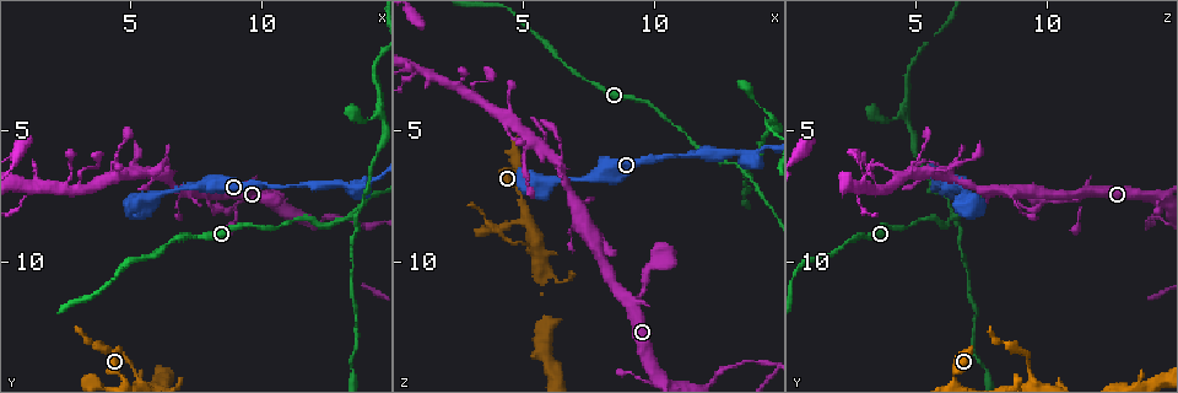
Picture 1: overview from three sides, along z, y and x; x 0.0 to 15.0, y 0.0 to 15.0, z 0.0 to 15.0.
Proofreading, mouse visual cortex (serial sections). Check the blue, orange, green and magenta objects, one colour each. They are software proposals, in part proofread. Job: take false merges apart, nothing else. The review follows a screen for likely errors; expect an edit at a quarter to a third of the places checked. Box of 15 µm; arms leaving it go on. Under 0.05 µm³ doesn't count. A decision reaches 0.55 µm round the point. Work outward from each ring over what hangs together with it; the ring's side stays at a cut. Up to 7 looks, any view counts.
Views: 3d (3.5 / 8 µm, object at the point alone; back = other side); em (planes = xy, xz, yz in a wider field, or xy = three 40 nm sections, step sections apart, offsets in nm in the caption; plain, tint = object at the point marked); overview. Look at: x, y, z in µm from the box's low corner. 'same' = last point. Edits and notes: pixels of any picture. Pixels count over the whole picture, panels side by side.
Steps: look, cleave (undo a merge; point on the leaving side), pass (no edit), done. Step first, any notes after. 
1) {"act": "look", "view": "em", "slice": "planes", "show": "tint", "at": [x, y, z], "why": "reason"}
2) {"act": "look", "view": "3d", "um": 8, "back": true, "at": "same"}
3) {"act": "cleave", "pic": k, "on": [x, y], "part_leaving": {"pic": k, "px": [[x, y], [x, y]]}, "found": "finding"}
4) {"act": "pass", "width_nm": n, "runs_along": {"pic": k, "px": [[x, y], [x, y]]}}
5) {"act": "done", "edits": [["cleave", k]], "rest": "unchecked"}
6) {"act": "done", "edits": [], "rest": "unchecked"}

{"act": "look", "view": "3d", "um": 3.5, "at": [5.3, 6.5, 5.4], "why": "thick turns thin"}

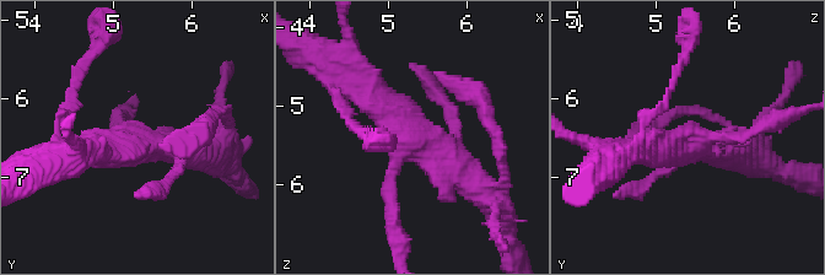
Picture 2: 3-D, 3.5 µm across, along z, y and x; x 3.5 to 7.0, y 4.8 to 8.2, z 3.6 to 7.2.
{"act": "look", "view": "em", "slice": "xy", "step": 2, "show": "tint", "at": [5.30, 6.65, 5.40]}

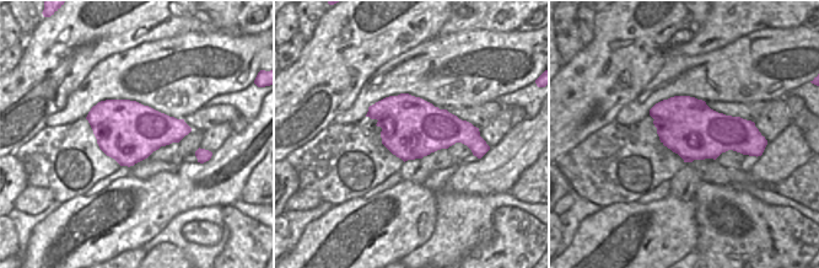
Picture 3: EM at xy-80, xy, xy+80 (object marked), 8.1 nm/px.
{"act": "pass", "runs_along": {"pic": 2, "px": [[484, 192], [409, 133], [360, 79]]}, "found": "all the same cell"}

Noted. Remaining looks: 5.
{"act": "look", "view": "3d", "um": 3.5, "at": [5.2, 14.3, 9.3], "why": "three-way junction"}

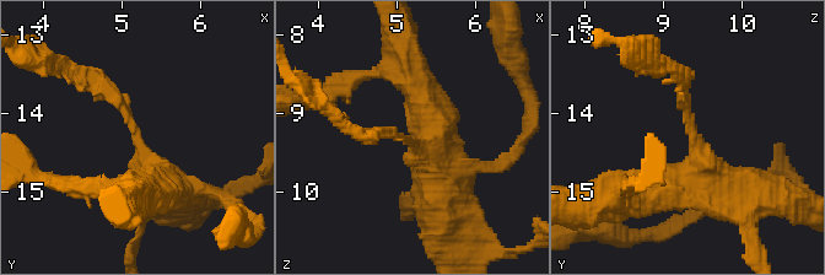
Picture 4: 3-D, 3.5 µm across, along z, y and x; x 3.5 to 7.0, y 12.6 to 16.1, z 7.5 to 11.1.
{"act": "look", "view": "em", "slice": "planes", "show": "tint", "at": [5.20, 14.35, 9.35], "why": "now the EM"}

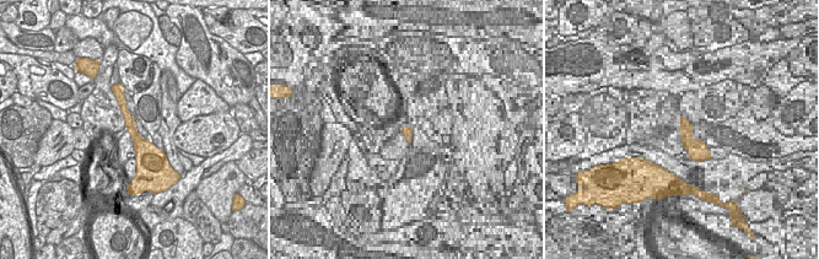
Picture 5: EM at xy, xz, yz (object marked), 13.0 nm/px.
{"act": "look", "view": "em", "slice": "xy", "step": 1, "show": "tint", "at": "same", "why": "cut it another way"}

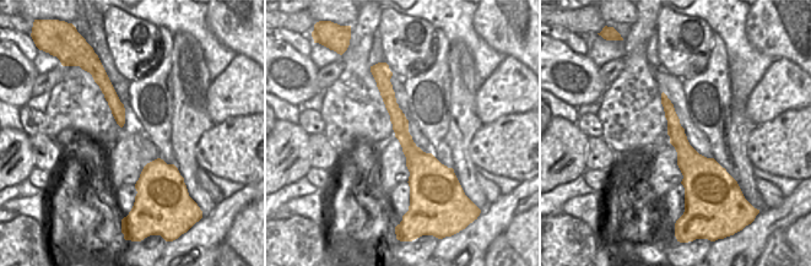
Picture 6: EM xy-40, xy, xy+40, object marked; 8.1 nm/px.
{"act": "cleave", "pic": 4, "on": [116, 100], "width_nm": 200, "part_leaving": {"pic": 4, "px": [[134, 131], [112, 93], [54, 60]]}, "found": "two cells meet here"}

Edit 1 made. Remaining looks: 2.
{"act": "look", "view": "overview"}

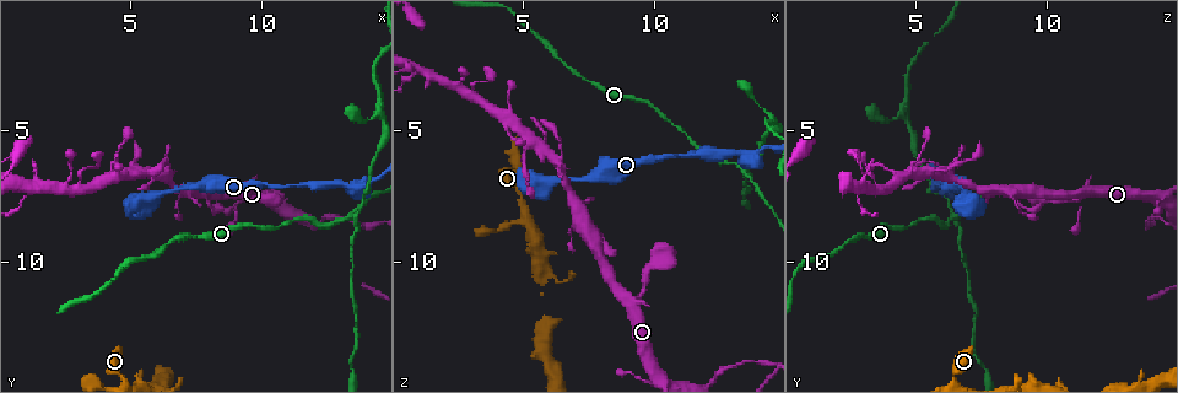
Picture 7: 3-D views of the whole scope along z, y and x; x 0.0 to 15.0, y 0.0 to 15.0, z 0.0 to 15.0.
{"act": "look", "view": "3d", "um": 3.5, "at": [4.9, 8.0, 7.0], "why": "abrupt turn"}

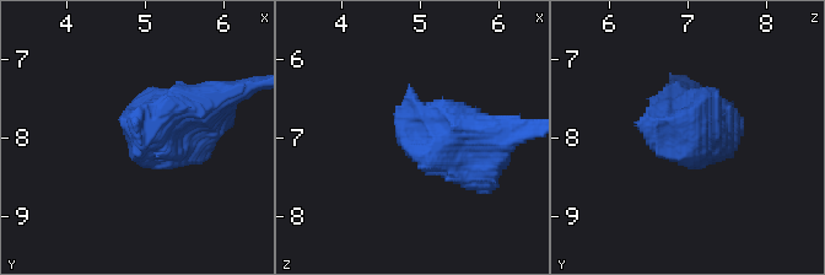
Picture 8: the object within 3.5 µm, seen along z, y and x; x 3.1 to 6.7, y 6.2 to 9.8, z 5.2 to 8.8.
{"act": "pass", "runs_along": {"pic": 8, "px": [[210, 102], [139, 129], [157, 158]]}, "found": "one cell here"}

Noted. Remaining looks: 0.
{"act": "done", "edits": [["cleave", 4]], "rest": "unchecked"}

